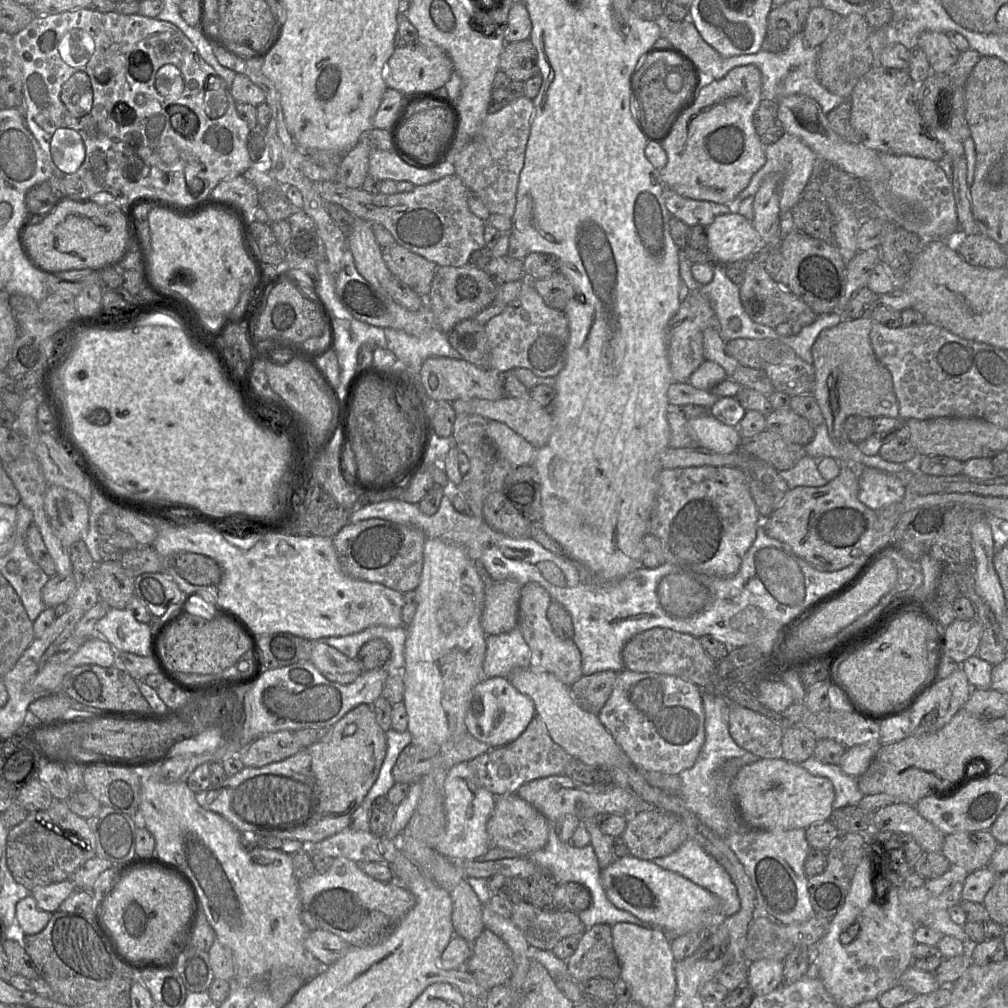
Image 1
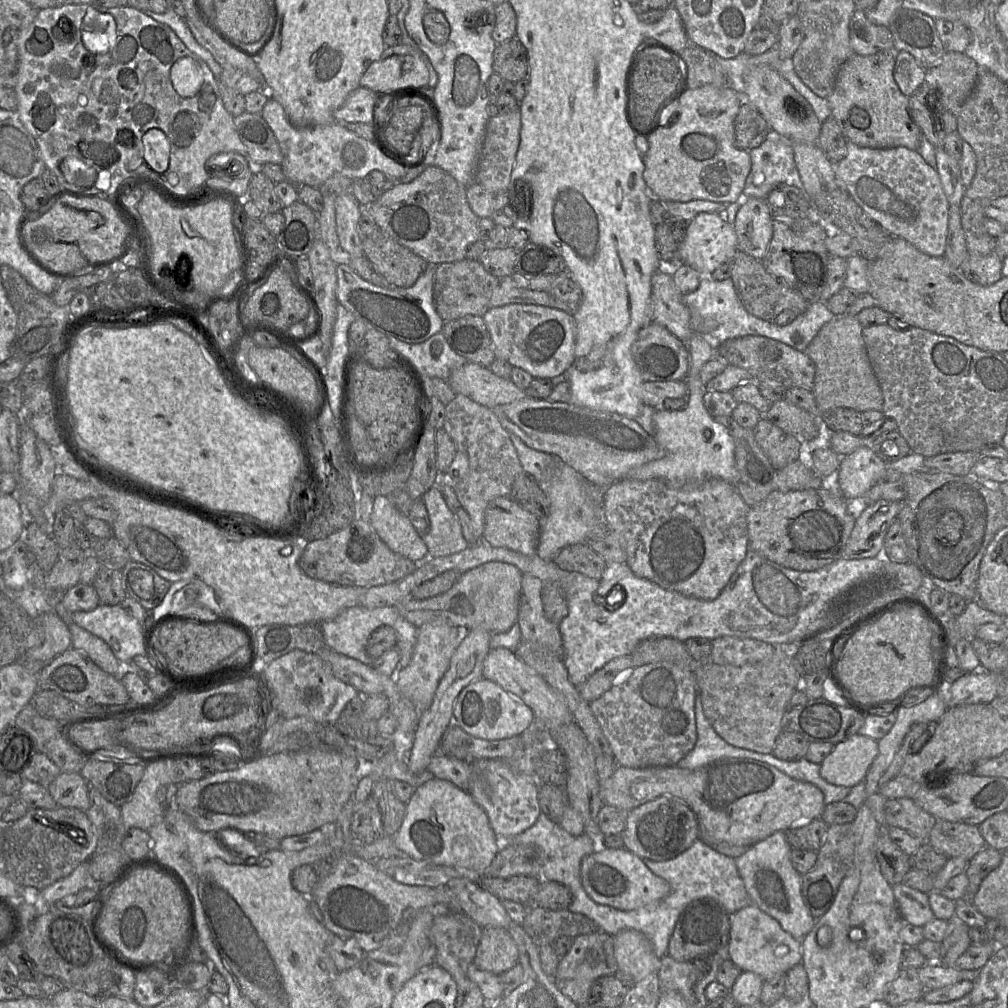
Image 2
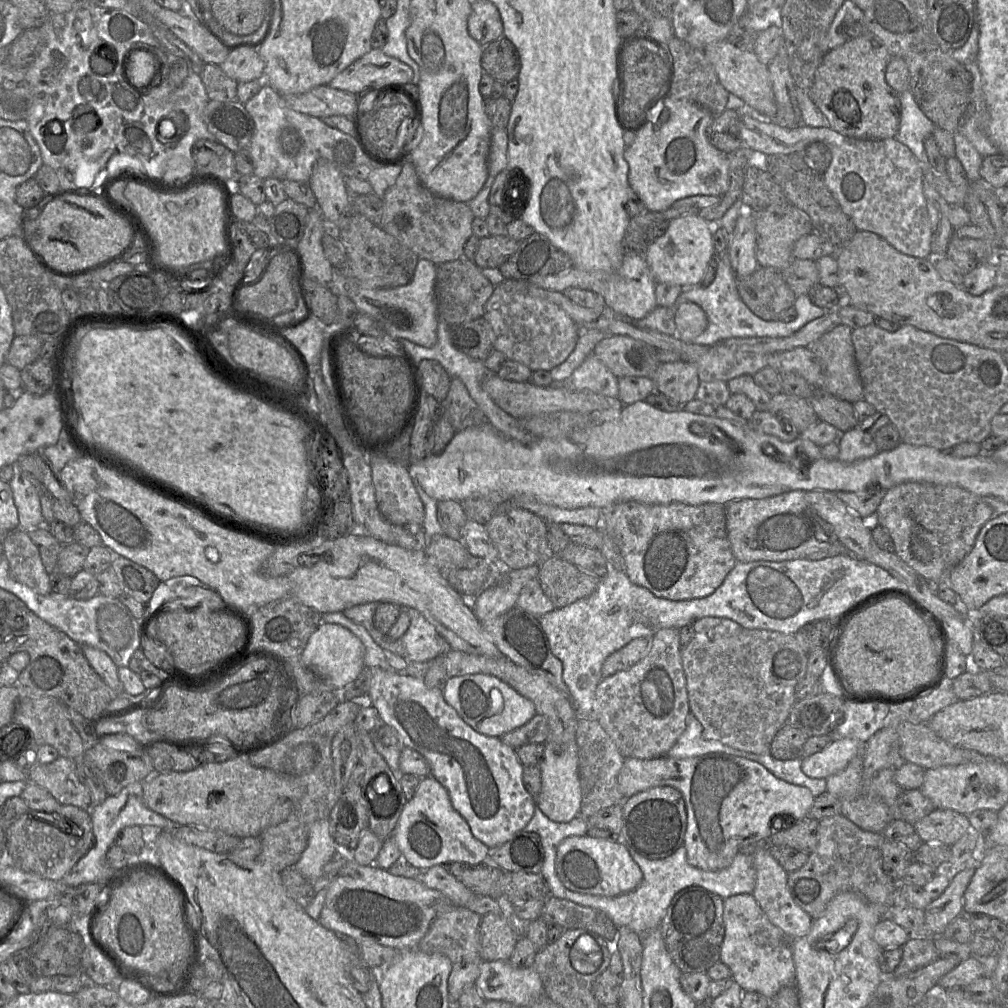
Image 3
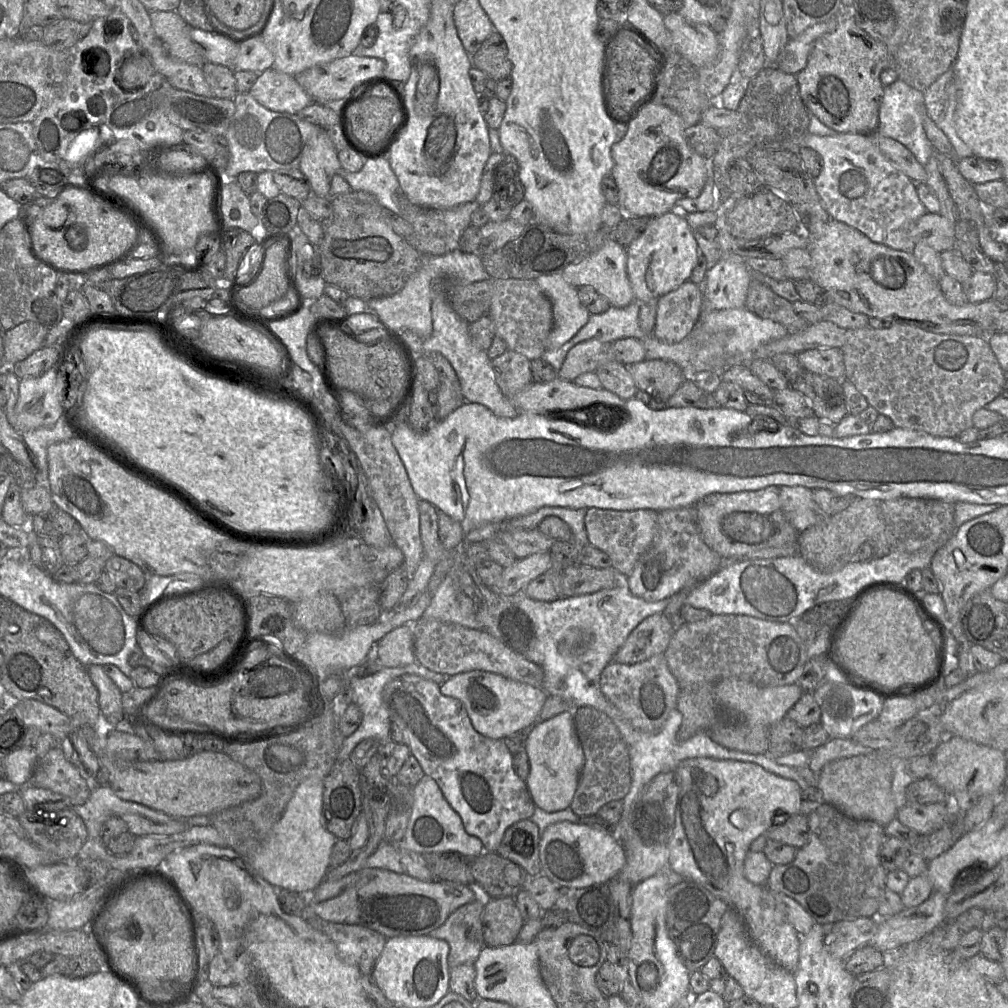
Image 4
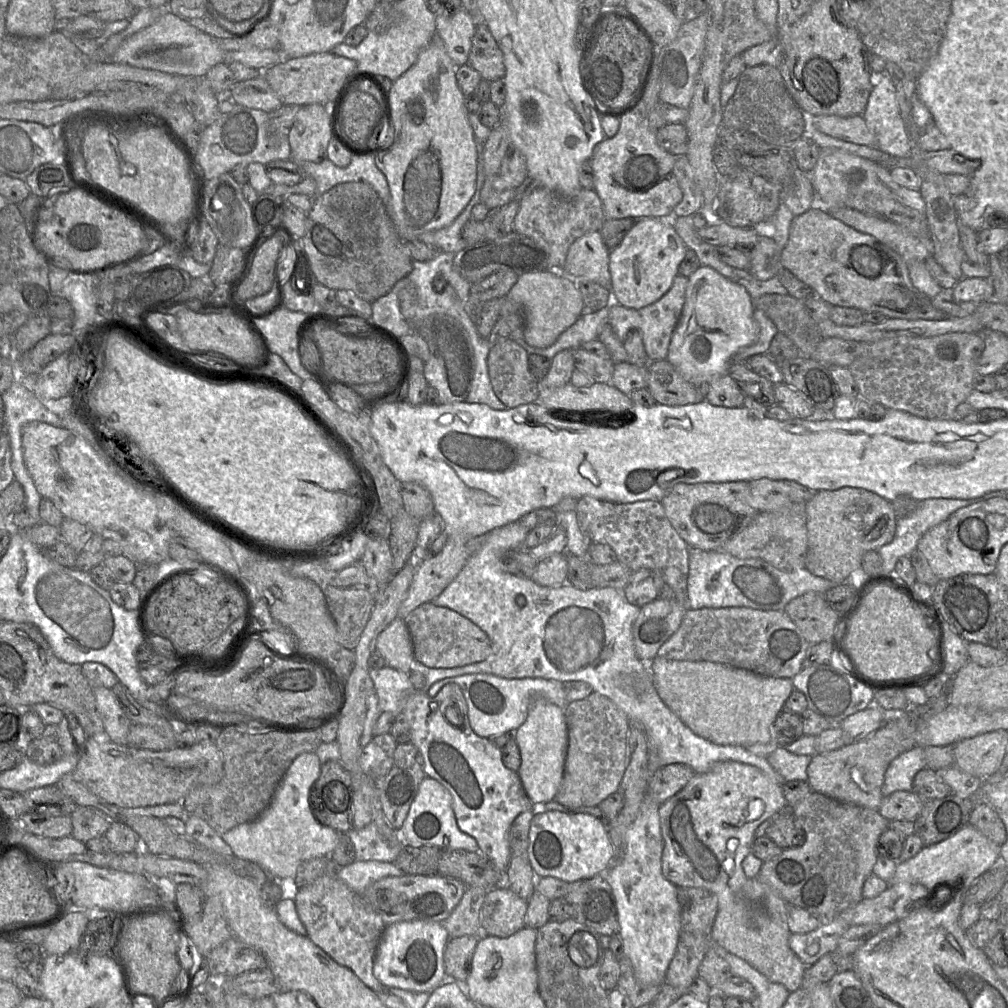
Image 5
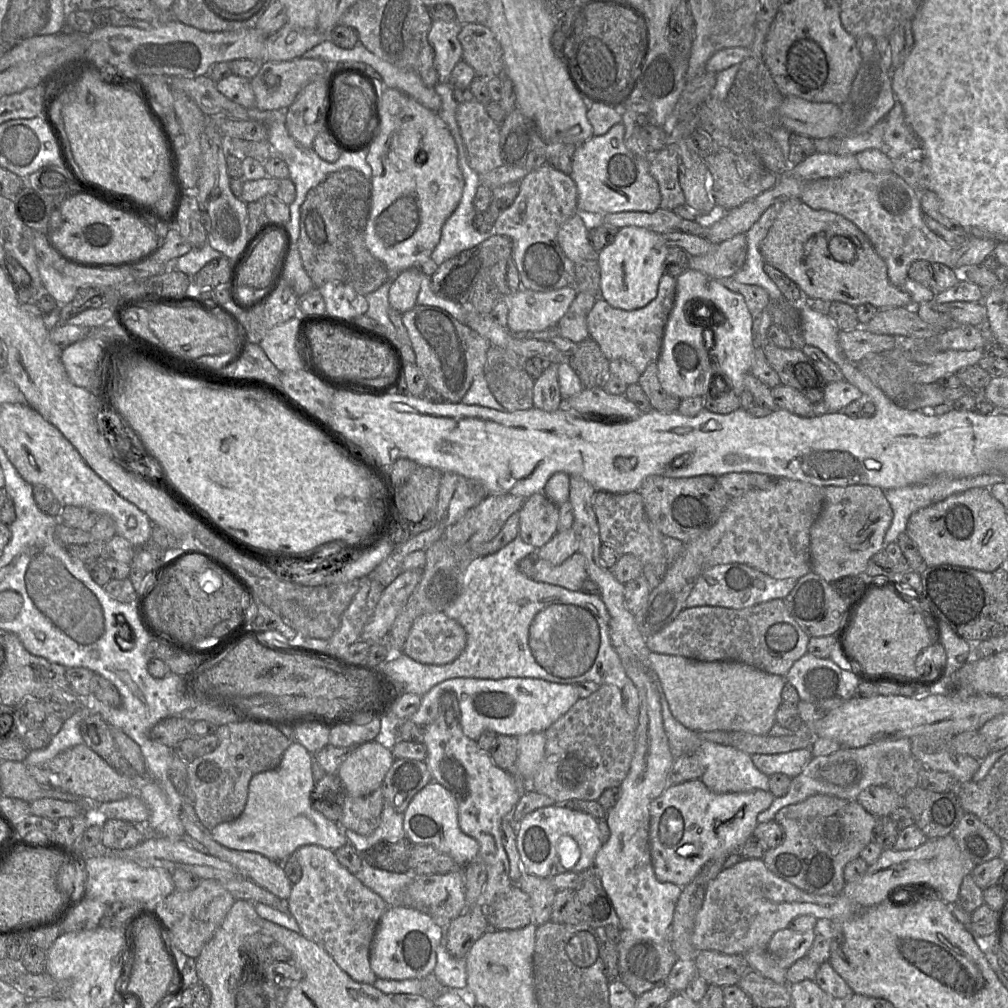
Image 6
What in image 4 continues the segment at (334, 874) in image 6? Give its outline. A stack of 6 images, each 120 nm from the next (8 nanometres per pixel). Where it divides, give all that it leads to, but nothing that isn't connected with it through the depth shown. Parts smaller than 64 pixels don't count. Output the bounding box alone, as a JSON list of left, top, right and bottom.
[324,922,386,975]

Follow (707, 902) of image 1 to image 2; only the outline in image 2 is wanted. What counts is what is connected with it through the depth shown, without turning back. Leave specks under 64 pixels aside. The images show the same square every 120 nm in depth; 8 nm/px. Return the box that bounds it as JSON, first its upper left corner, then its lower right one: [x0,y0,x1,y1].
[580,846,670,910]

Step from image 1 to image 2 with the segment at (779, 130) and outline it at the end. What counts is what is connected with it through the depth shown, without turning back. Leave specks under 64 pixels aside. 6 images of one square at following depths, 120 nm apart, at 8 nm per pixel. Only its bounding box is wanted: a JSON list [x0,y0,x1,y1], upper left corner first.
[734,103,772,151]

